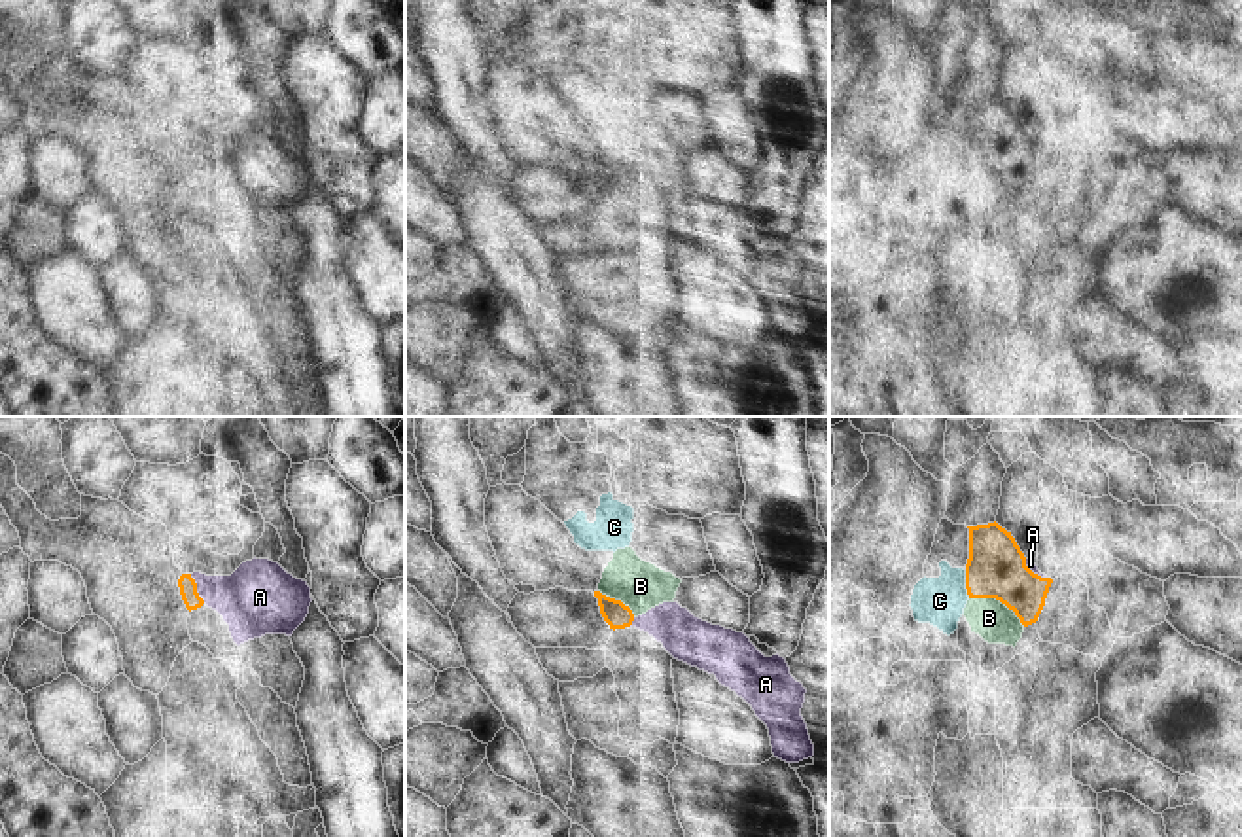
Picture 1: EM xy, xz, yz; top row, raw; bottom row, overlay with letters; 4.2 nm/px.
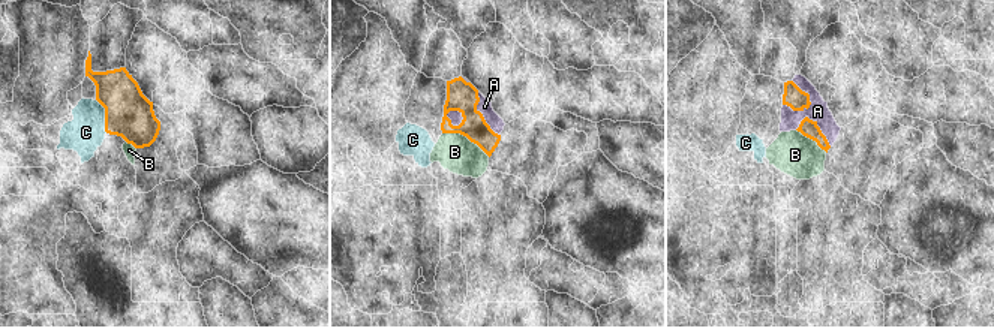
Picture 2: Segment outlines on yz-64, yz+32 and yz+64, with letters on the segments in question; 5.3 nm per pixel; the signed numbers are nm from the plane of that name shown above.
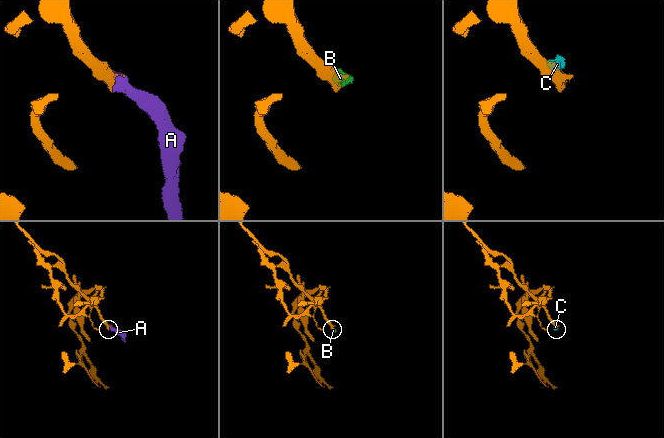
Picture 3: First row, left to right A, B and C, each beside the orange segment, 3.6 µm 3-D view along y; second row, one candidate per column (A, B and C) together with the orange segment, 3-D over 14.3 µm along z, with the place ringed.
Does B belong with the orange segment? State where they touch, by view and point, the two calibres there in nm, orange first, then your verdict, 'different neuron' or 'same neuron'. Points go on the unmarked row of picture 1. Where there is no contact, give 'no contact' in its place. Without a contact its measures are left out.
meets orange in yz at (998, 175); 260 nm thick on the orange side, 170 nm on the other; different neuron

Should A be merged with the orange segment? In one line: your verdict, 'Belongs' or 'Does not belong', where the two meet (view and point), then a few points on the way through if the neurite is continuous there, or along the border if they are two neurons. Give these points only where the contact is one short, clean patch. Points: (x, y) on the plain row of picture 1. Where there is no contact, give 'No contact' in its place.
Belongs. Touches orange at xy (195, 165). Path across: xy (188, 163), (195, 165), (212, 165), (252, 177)

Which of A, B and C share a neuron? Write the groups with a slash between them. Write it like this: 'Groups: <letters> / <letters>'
Groups: A / B C

